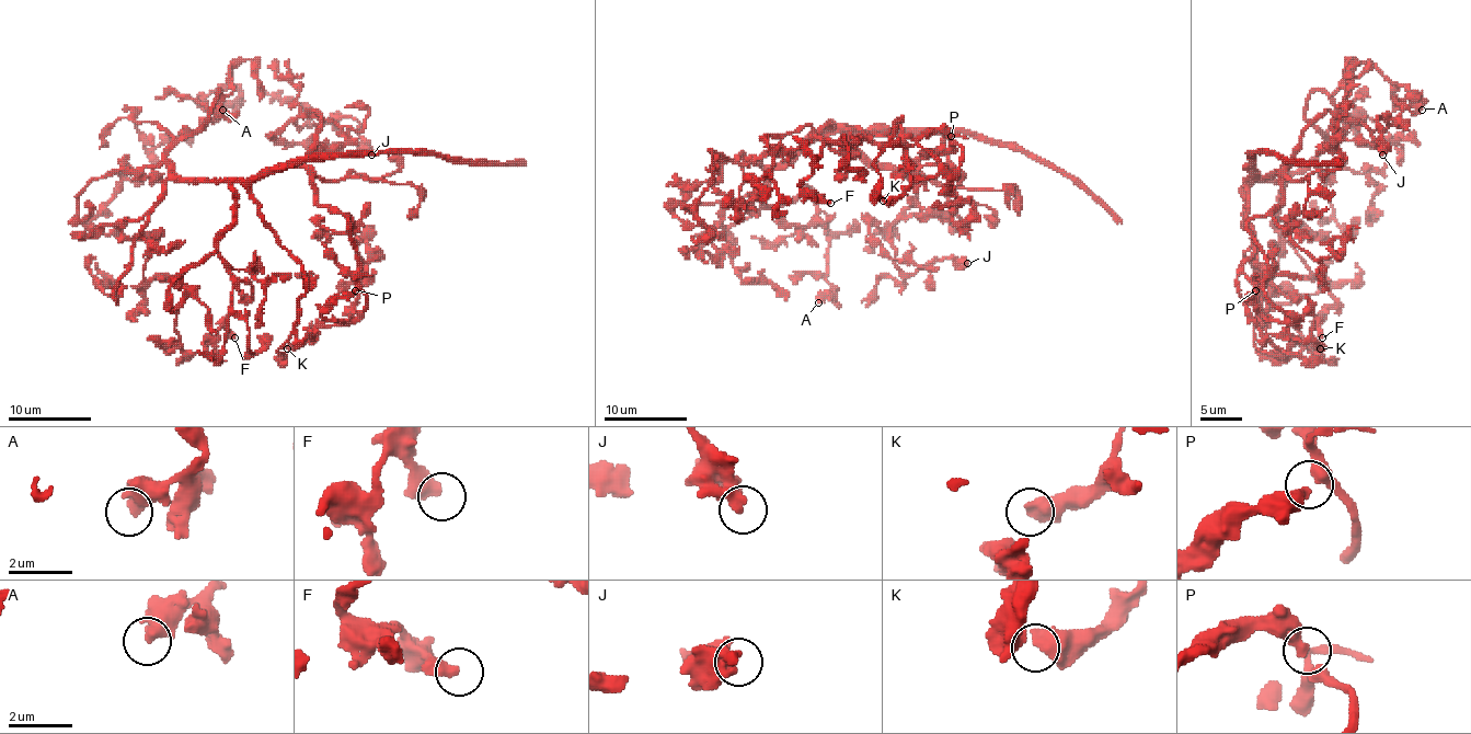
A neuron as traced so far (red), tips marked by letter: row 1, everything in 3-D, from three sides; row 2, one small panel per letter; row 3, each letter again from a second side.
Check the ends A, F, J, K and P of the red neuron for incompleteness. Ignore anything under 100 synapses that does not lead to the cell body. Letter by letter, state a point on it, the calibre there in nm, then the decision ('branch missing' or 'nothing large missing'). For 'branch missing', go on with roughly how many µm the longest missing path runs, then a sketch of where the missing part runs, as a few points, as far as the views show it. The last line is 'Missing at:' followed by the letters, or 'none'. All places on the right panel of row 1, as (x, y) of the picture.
A: place (1422, 110); calibre 550 nm; nothing large missing
F: place (1322, 337); calibre 480 nm; nothing large missing
J: place (1382, 155); calibre 280 nm; nothing large missing
K: place (1320, 348); calibre 480 nm; nothing large missing
P: place (1255, 290); calibre 280 nm; nothing large missing
Missing at: none

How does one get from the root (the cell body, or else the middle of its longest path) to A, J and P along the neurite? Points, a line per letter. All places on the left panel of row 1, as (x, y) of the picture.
A: (249, 178), (181, 180), (165, 157), (209, 117), (216, 94), (232, 90), (232, 64), (239, 96), (222, 110)
J: (249, 178), (295, 168), (306, 157), (320, 124), (306, 111), (295, 122), (299, 130), (353, 117), (371, 155)
P: (249, 178), (276, 168), (309, 173), (313, 198), (347, 217), (366, 296), (351, 321), (322, 314), (355, 290)

